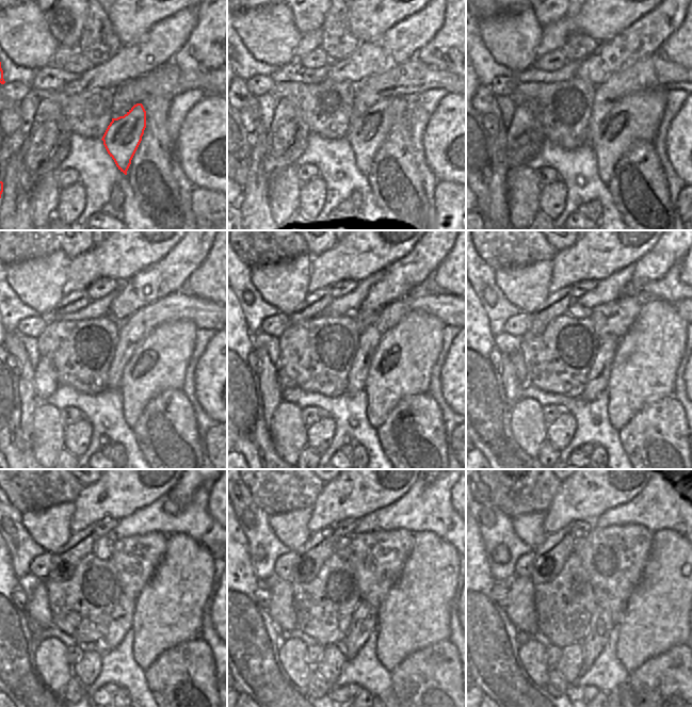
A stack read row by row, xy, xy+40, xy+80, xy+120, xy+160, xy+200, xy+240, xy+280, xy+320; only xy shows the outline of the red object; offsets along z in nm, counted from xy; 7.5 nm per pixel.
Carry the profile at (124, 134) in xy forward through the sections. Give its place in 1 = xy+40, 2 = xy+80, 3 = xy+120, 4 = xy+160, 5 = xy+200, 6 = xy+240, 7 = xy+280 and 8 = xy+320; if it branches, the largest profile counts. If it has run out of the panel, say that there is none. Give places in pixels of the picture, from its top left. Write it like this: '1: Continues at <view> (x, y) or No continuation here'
1: Continues at xy+40 (366, 133)
2: Continues at xy+80 (636, 118)
3: Continues at xy+120 (160, 363)
4: Continues at xy+160 (401, 366)
5: Continues at xy+200 (647, 356)
6: Continues at xy+240 (169, 610)
7: Continues at xy+280 (416, 612)
8: Continues at xy+320 (657, 615).

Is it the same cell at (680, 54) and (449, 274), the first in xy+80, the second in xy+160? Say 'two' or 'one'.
one

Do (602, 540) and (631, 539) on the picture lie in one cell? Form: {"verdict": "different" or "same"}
{"verdict": "same"}

